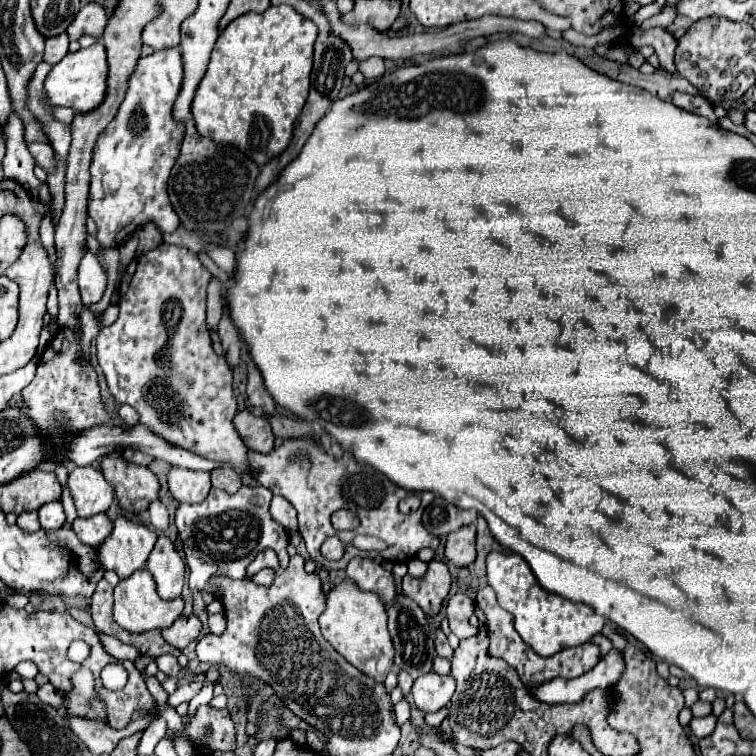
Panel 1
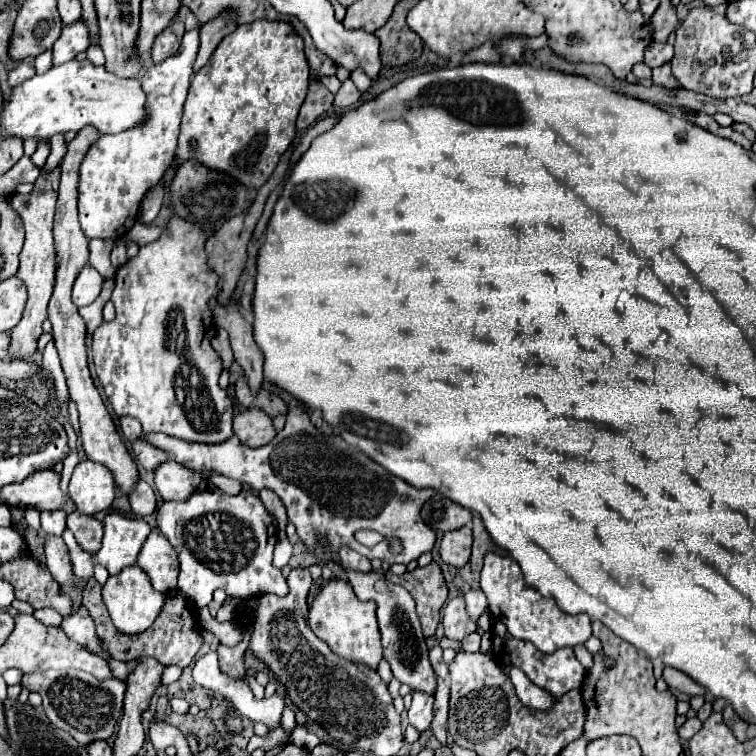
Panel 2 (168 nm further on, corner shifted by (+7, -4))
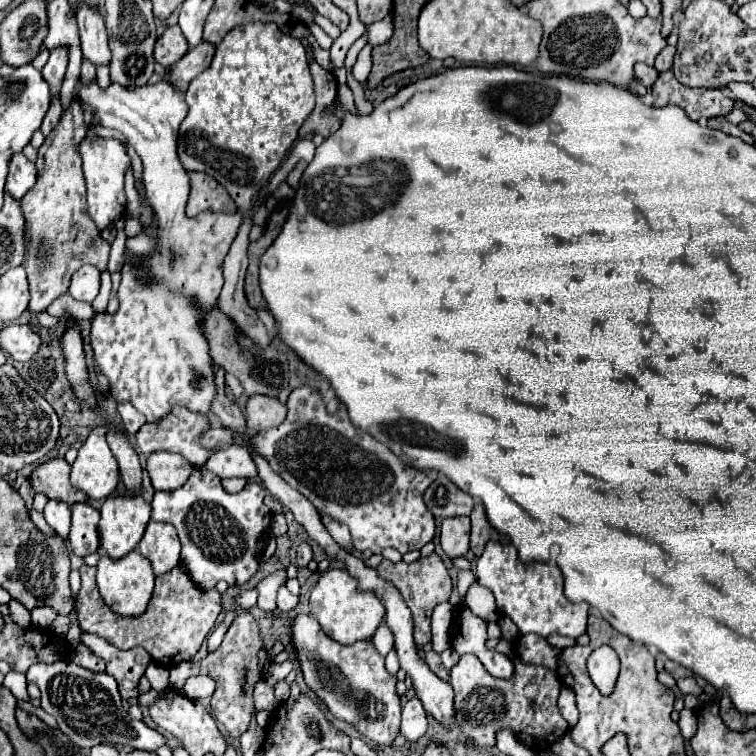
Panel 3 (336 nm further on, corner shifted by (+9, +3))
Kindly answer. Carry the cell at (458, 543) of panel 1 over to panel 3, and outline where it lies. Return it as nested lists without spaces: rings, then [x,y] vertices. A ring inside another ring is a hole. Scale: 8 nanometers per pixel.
[[[469,517],[445,519],[441,525],[441,547],[449,557],[463,557],[469,551]]]

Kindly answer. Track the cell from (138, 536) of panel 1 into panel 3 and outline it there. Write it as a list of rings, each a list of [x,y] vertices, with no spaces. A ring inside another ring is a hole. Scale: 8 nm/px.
[[[141,495],[107,497],[99,521],[101,549],[105,549],[111,559],[127,555],[141,541],[149,519],[151,505]]]

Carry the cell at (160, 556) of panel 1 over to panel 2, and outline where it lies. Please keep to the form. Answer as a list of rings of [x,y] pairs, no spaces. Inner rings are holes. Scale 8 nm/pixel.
[[[151,532],[145,540],[137,564],[147,572],[151,586],[161,592],[169,594],[177,588],[177,574],[179,574],[179,560],[177,552],[171,548],[167,538],[161,532]]]

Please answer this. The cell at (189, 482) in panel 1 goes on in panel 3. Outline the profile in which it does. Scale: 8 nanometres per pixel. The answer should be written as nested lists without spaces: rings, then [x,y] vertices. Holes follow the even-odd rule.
[[[155,451],[147,459],[147,473],[155,489],[177,489],[181,487],[193,471],[193,465],[181,455],[169,451]]]

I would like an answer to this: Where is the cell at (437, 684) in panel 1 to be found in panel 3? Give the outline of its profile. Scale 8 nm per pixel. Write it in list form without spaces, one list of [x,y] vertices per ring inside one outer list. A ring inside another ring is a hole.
[[[415,697],[405,703],[403,715],[401,715],[401,735],[407,743],[417,741],[427,731],[427,713],[421,705],[421,701]]]

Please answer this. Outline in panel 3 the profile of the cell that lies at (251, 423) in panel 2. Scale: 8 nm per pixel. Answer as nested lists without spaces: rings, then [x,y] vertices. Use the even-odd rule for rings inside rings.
[[[253,395],[247,401],[247,427],[251,433],[259,433],[263,429],[277,427],[285,421],[287,415],[287,405],[281,403],[277,397],[267,397],[267,395]]]

